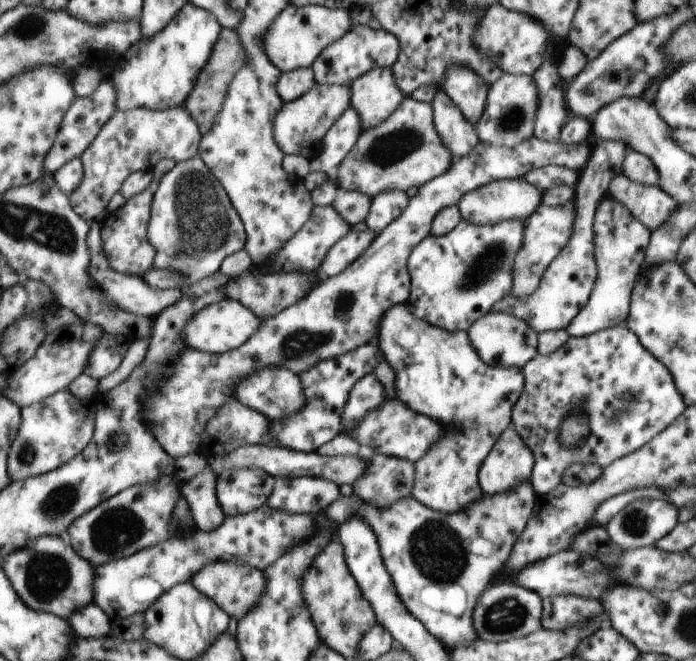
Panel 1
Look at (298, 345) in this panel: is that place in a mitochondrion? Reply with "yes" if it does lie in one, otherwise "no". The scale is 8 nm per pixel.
yes

